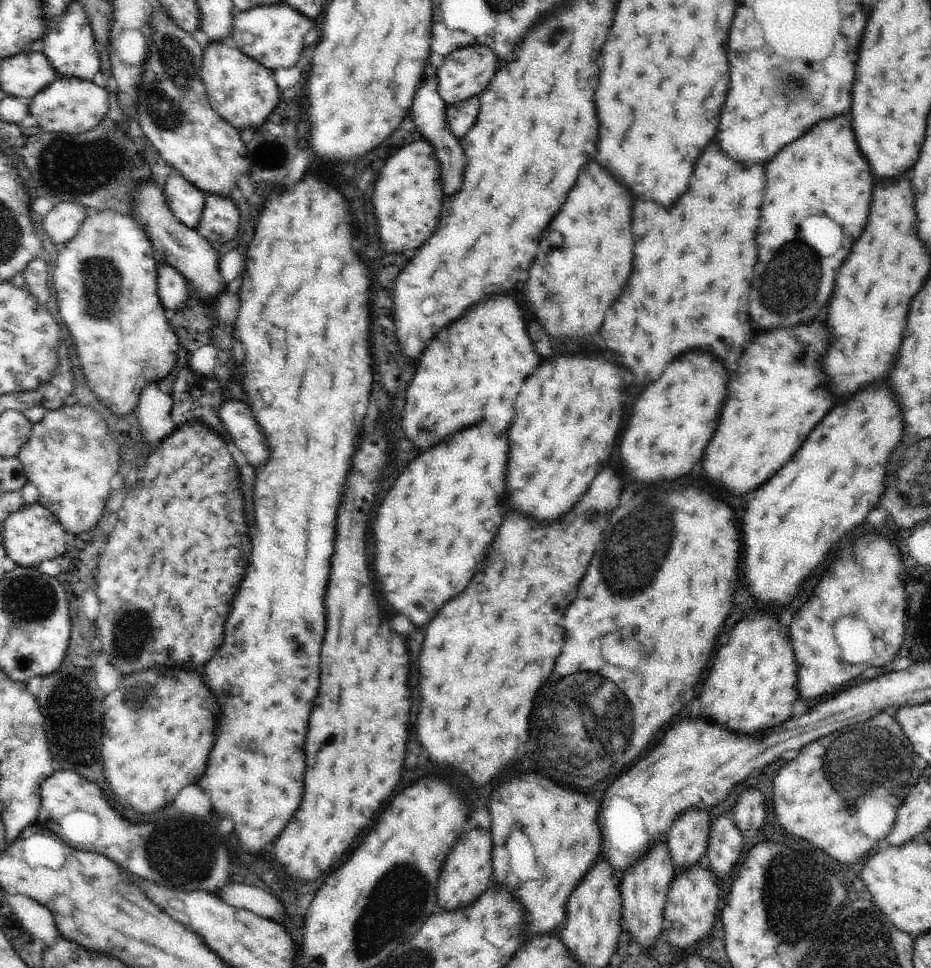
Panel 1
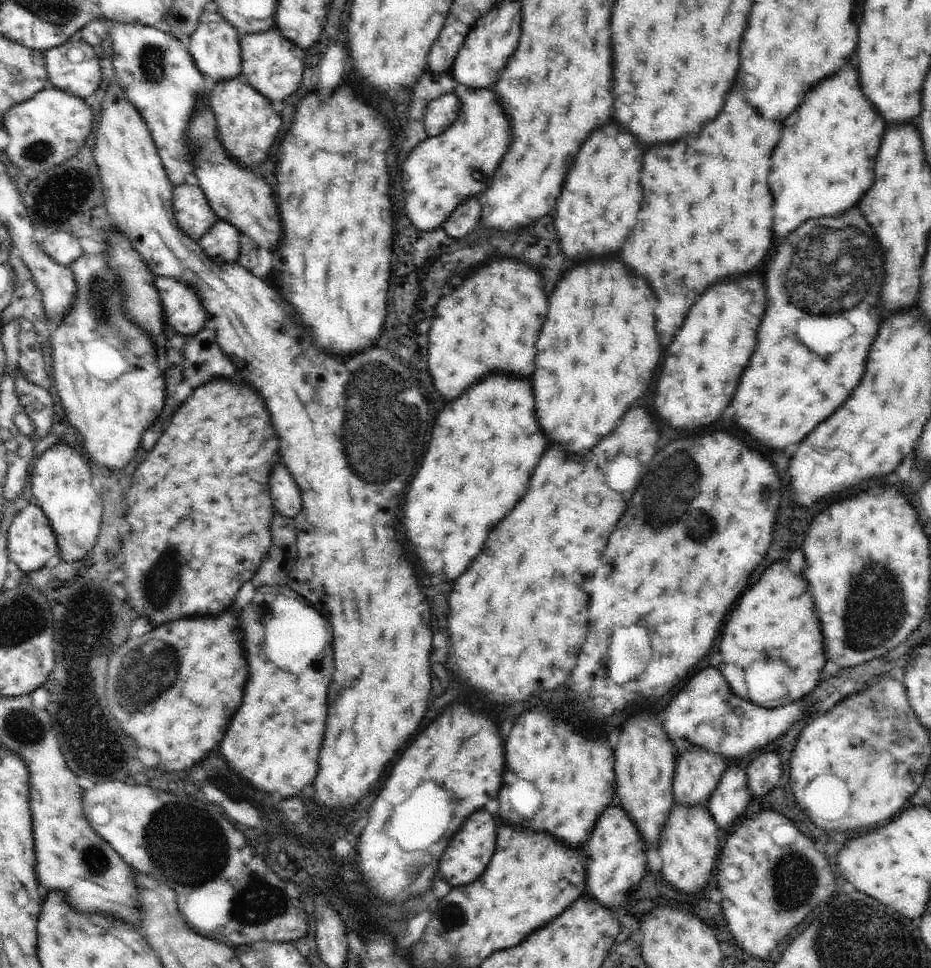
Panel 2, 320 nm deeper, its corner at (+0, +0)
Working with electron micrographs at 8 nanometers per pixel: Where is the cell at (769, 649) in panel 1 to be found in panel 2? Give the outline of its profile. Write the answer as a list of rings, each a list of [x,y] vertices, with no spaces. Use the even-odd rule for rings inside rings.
[[[778,560],[772,566],[766,568],[760,582],[748,588],[738,604],[732,608],[728,622],[724,624],[724,636],[720,640],[720,652],[722,652],[722,664],[718,666],[732,686],[734,694],[740,698],[749,700],[750,692],[746,690],[746,674],[754,666],[754,674],[758,670],[758,682],[760,676],[772,676],[772,660],[786,660],[790,674],[784,678],[784,684],[790,686],[788,694],[778,699],[778,702],[764,702],[760,706],[767,709],[784,706],[790,702],[800,700],[802,696],[810,694],[818,682],[822,668],[826,664],[824,658],[824,644],[822,644],[822,630],[820,620],[816,612],[816,604],[812,600],[808,582],[802,574],[794,574],[788,568],[786,560]],[[762,660],[762,664],[754,664]]]

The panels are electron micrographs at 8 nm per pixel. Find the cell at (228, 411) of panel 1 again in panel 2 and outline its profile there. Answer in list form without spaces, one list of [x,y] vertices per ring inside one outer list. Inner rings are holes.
[[[284,466],[274,468],[274,474],[270,476],[270,486],[272,486],[272,500],[274,500],[276,510],[286,518],[298,516],[302,508],[302,498],[300,498],[302,494],[294,478]]]

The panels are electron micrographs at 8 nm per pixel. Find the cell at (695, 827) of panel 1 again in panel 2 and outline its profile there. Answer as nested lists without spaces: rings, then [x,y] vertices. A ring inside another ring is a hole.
[[[694,746],[677,755],[675,763],[675,802],[683,805],[708,804],[710,795],[727,769],[726,759],[706,747]]]

